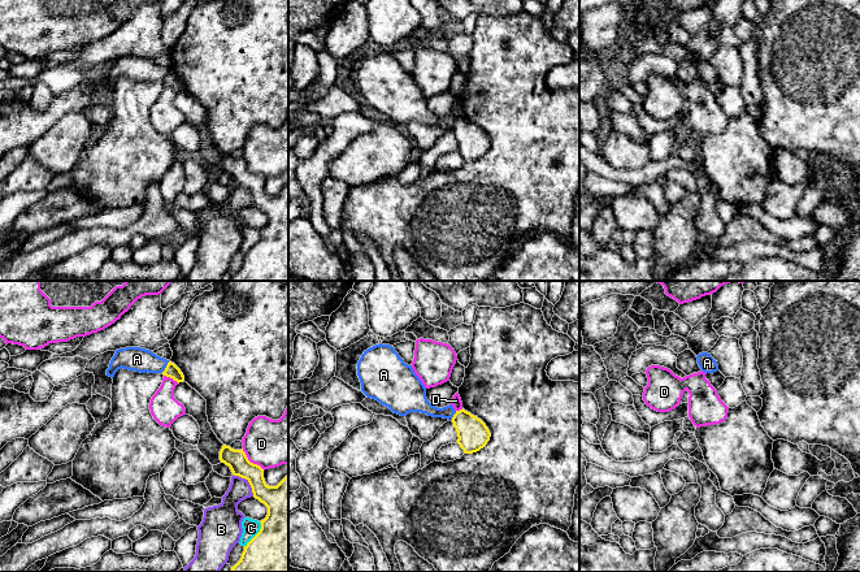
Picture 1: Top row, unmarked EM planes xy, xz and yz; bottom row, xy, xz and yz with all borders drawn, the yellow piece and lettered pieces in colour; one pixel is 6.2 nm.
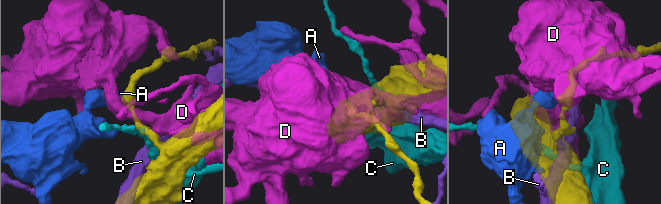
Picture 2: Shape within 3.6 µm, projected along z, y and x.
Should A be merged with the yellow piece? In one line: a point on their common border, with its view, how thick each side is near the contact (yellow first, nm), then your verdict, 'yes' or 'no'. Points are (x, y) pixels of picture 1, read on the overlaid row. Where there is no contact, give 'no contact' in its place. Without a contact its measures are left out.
contact xy (166, 367); calibres 90 and 150 nm; no

